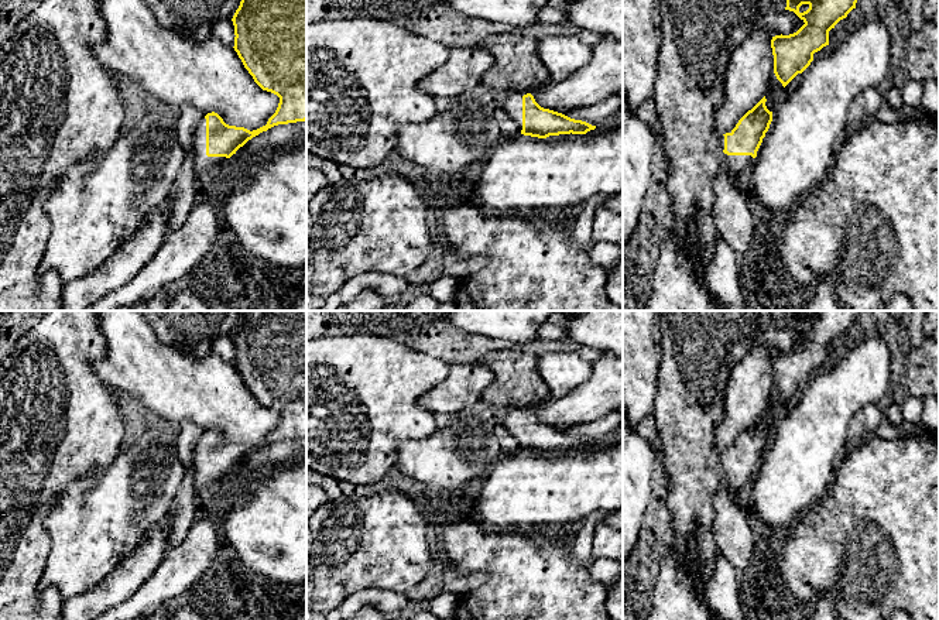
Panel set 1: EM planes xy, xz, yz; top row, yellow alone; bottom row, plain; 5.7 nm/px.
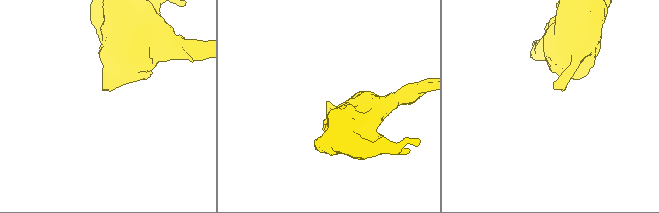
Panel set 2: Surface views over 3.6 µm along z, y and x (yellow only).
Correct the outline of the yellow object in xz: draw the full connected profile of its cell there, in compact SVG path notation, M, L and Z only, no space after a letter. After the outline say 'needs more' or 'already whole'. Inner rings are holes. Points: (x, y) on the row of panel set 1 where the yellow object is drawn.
M511 92L500 106L518 126L521 134L546 138L559 134L586 134L594 130L582 120L541 107L530 92Z; needs more

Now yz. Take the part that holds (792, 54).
M787 0L785 10L794 11L805 24L794 34L775 35L771 40L774 73L785 88L813 61L813 54L829 45L829 31L856 8L857 0Z; already whole

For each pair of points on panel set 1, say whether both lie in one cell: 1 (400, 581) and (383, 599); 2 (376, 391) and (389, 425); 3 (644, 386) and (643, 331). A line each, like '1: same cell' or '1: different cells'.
1: different cells
2: same cell
3: same cell

